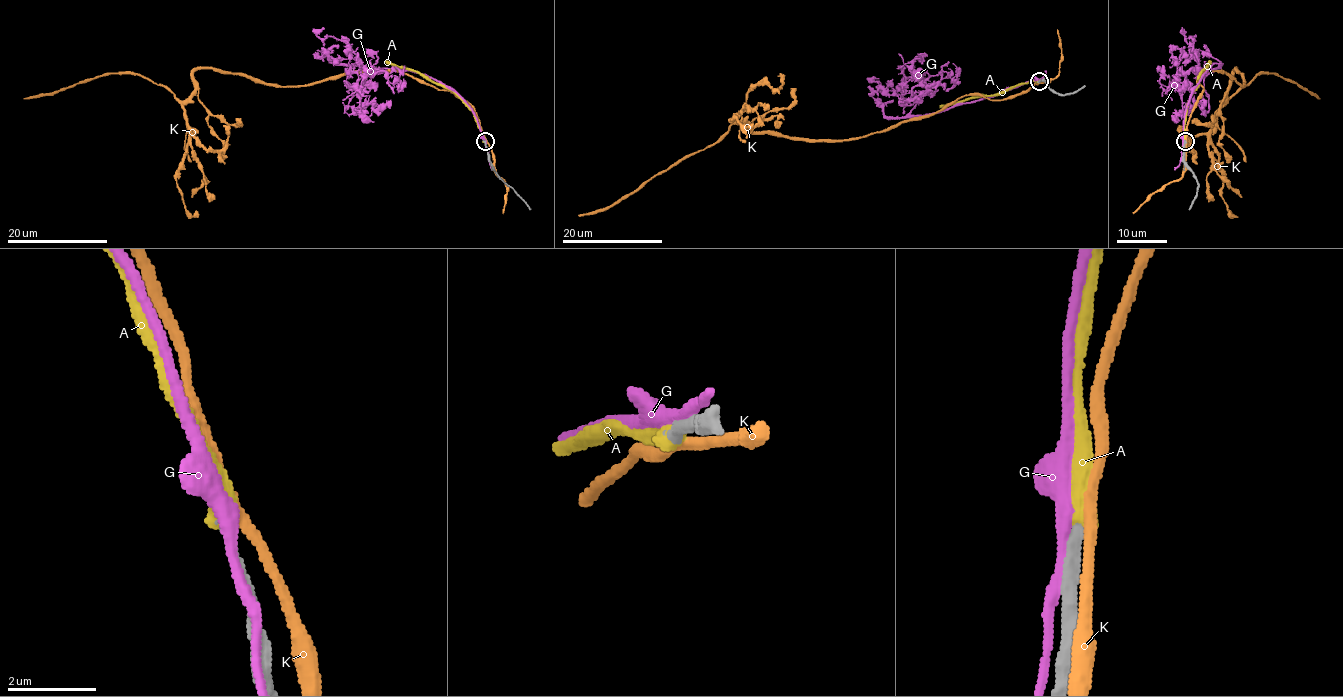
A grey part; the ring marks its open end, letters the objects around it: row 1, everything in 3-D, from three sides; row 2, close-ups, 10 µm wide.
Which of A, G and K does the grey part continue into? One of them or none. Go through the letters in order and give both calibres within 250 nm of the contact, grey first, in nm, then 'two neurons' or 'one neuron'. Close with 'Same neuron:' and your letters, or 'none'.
A: 280 nm thick on the grey side, 500 nm on the other; one neuron
G: 280 nm thick on the grey side, 260 nm on the other; two neurons
K: 300 nm thick on the grey side, 240 nm on the other; two neurons
Same neuron: A

